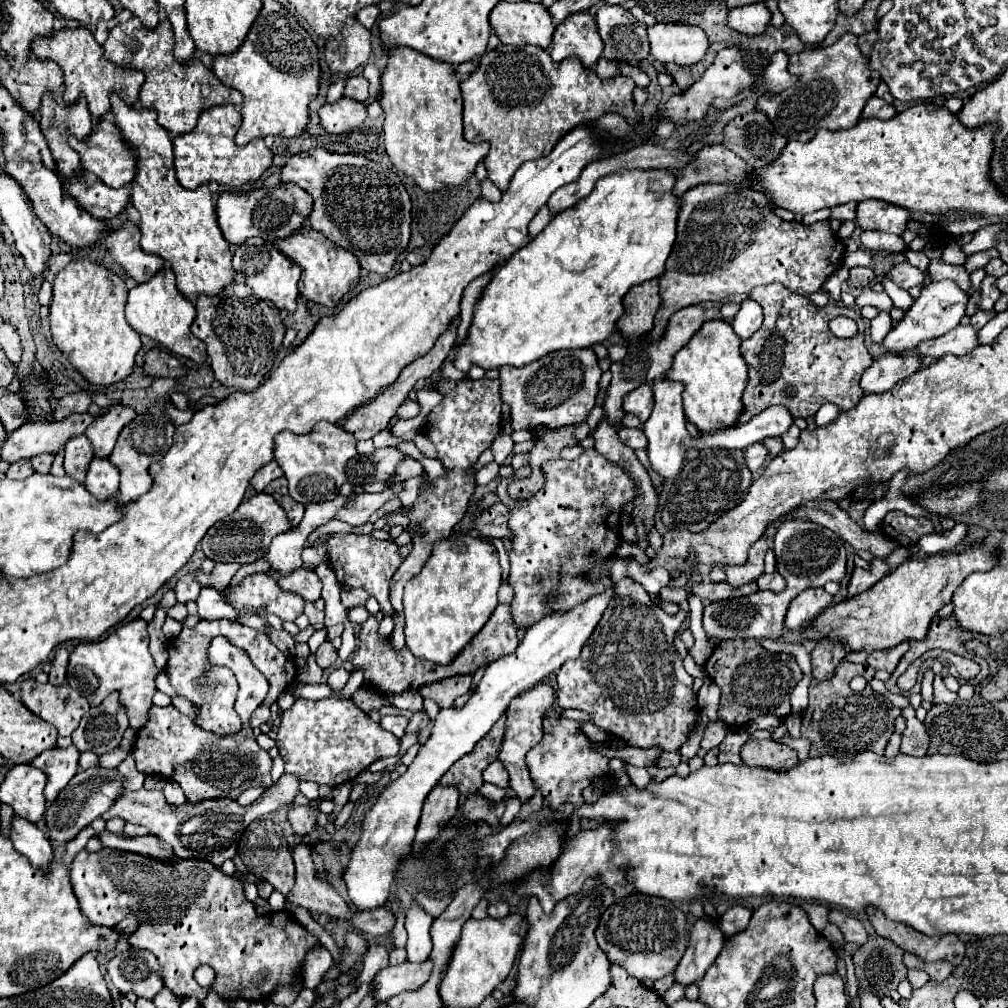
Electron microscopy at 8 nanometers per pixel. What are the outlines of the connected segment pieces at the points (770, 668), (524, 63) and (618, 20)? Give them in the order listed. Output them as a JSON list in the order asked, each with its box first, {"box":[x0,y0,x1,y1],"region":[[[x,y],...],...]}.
[{"box":[705,640,803,728],"region":[[[727,640],[721,642],[705,662],[707,676],[721,688],[719,720],[731,728],[743,728],[747,722],[763,714],[785,718],[791,712],[789,696],[803,672],[793,656],[773,654],[757,640]]]},{"box":[461,44,639,192],"region":[[[499,44],[481,56],[479,70],[461,82],[465,140],[491,144],[483,160],[487,178],[505,192],[523,162],[547,156],[559,138],[573,128],[593,124],[609,112],[621,114],[635,126],[639,116],[633,102],[633,88],[635,84],[627,76],[601,80],[593,68],[585,68],[577,58],[553,62],[543,48]]]},{"box":[595,4,649,66],"region":[[[603,4],[595,20],[605,44],[603,56],[607,60],[637,66],[649,58],[647,26],[637,22],[625,8]]]}]

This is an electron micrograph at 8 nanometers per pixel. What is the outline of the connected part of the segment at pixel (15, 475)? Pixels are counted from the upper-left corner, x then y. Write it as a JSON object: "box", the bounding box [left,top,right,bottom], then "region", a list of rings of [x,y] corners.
{"box":[7,460,33,480],"region":[[[19,460],[7,470],[7,478],[13,478],[13,480],[23,480],[29,474],[33,474],[33,470],[29,468],[29,460]]]}

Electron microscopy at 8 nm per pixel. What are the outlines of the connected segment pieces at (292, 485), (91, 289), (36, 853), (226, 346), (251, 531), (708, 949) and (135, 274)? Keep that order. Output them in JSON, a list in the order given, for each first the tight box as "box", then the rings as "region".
[{"box":[273,422,357,504],"region":[[[319,422],[309,434],[301,436],[281,432],[273,438],[273,444],[273,458],[287,478],[289,494],[301,504],[321,504],[325,500],[333,500],[339,494],[339,488],[347,482],[345,464],[349,458],[357,456],[357,440],[353,440],[349,432],[341,432],[341,426],[331,422]]]},{"box":[49,260,141,386],"region":[[[89,260],[69,262],[53,280],[53,298],[49,304],[53,344],[89,384],[111,386],[125,380],[135,366],[141,340],[123,316],[125,300],[127,288],[123,280],[105,266]]]},{"box":[9,814,55,868],"region":[[[13,814],[9,838],[13,842],[13,848],[19,854],[27,856],[29,862],[39,868],[47,868],[47,864],[51,864],[55,860],[53,846],[49,844],[49,838],[41,830],[41,826],[31,824],[29,820],[25,820],[17,814]]]},{"box":[191,282,285,392],"region":[[[243,282],[231,284],[231,288],[225,288],[219,296],[213,298],[199,296],[195,308],[197,318],[191,326],[191,332],[201,342],[205,342],[215,378],[223,386],[243,392],[251,392],[261,382],[265,382],[273,370],[285,334],[279,310],[273,308],[273,304],[267,300],[255,296],[253,290]]]},{"box":[201,492,293,564],"region":[[[259,492],[251,496],[249,500],[241,502],[237,512],[233,516],[217,522],[213,528],[209,528],[207,536],[201,540],[201,548],[207,558],[213,558],[215,562],[239,562],[239,564],[249,564],[259,558],[263,558],[265,550],[269,548],[271,540],[277,534],[289,532],[293,526],[287,520],[283,508],[275,502],[271,494]]]},{"box":[675,916,725,984],"region":[[[709,916],[699,918],[689,930],[689,944],[675,970],[675,980],[681,984],[697,982],[715,962],[715,956],[721,952],[723,942],[725,936],[719,930],[717,922]]]},{"box":[105,222,163,284],"region":[[[125,222],[117,230],[111,230],[107,234],[105,246],[113,260],[121,264],[125,274],[141,284],[161,270],[163,260],[161,256],[143,252],[139,246],[139,238],[141,238],[139,228],[133,222]]]}]

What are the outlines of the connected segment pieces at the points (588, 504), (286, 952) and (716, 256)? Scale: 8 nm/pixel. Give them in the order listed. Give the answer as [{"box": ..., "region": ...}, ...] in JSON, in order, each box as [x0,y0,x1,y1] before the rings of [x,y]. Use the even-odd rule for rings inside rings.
[{"box":[497,450,637,628],"region":[[[583,450],[583,454],[573,460],[549,460],[543,466],[543,488],[529,498],[527,502],[515,502],[507,494],[507,486],[497,486],[499,500],[509,508],[509,530],[513,534],[511,538],[511,550],[507,552],[511,570],[509,570],[509,586],[513,588],[515,596],[511,602],[511,616],[515,628],[531,628],[537,620],[543,616],[549,616],[553,612],[567,612],[577,604],[583,604],[595,594],[605,592],[611,586],[609,572],[603,568],[599,572],[597,584],[591,584],[589,576],[593,574],[593,568],[597,562],[607,560],[615,554],[615,548],[621,542],[621,512],[627,502],[633,502],[637,496],[637,488],[633,484],[633,478],[627,474],[627,470],[615,462],[609,462],[603,458],[597,450]]]},{"box":[69,848,319,1002],"region":[[[83,848],[73,858],[69,870],[81,912],[89,918],[89,922],[113,928],[127,914],[135,914],[141,920],[129,942],[131,946],[145,948],[157,956],[161,964],[161,974],[165,976],[165,986],[177,998],[195,996],[199,1002],[203,1002],[207,990],[215,990],[225,1000],[267,1000],[267,996],[279,984],[287,984],[295,978],[295,974],[301,970],[307,950],[319,946],[317,938],[309,934],[299,922],[295,922],[293,916],[289,916],[285,910],[259,916],[255,912],[255,906],[245,898],[243,884],[235,876],[223,874],[217,866],[209,862],[177,860],[175,864],[165,864],[153,858],[143,858],[139,854],[119,852],[113,848],[101,848],[99,852],[87,852]],[[199,964],[209,964],[215,970],[217,976],[211,988],[201,988],[195,982],[193,972]]]},{"box":[641,184,845,344],"region":[[[701,184],[699,188],[691,188],[689,192],[685,192],[681,196],[683,204],[681,204],[681,212],[679,212],[679,220],[677,220],[677,240],[675,240],[675,246],[673,246],[673,252],[671,256],[667,258],[667,270],[665,274],[659,278],[659,296],[661,296],[661,308],[657,310],[655,314],[655,328],[649,332],[649,336],[641,342],[641,344],[647,344],[647,342],[653,342],[653,340],[659,340],[659,336],[663,334],[669,318],[681,310],[681,308],[687,308],[687,306],[695,306],[695,304],[701,304],[701,302],[727,302],[729,296],[737,296],[737,294],[749,294],[755,286],[759,284],[771,284],[771,282],[779,282],[783,284],[785,288],[789,288],[791,292],[797,292],[801,296],[811,296],[813,292],[817,292],[823,282],[835,274],[841,266],[843,266],[843,254],[845,254],[845,242],[833,234],[831,226],[829,226],[829,220],[821,220],[817,222],[815,226],[803,226],[799,222],[787,222],[783,218],[779,218],[775,212],[773,212],[773,206],[771,202],[767,200],[767,196],[763,196],[761,192],[753,190],[753,188],[737,188],[737,184]]]}]

